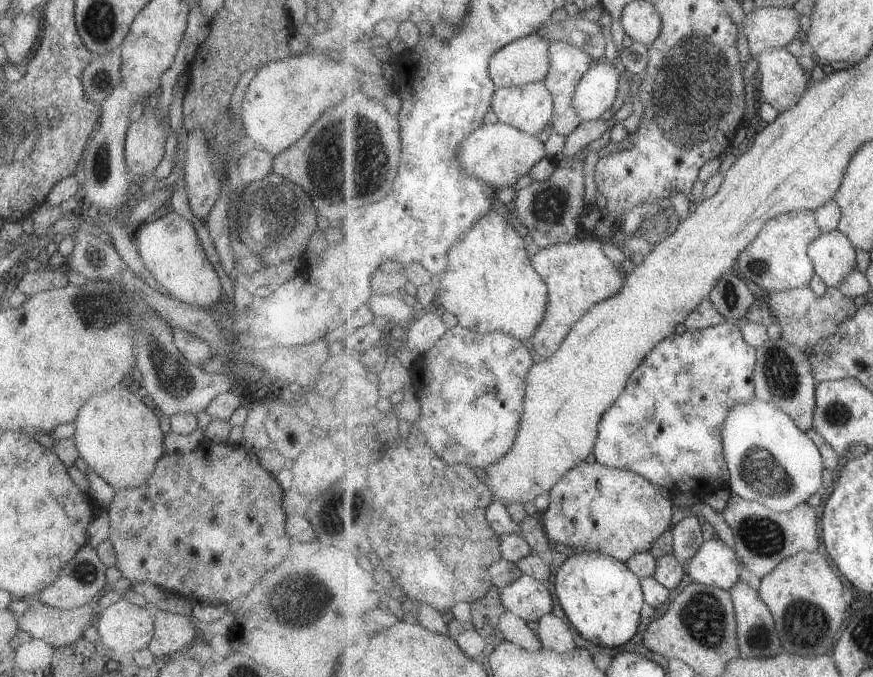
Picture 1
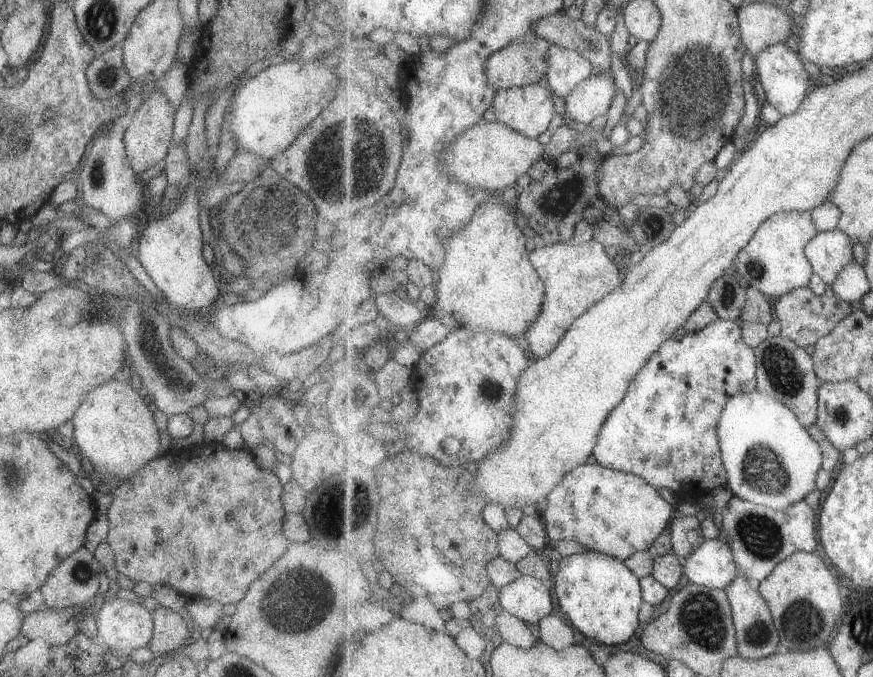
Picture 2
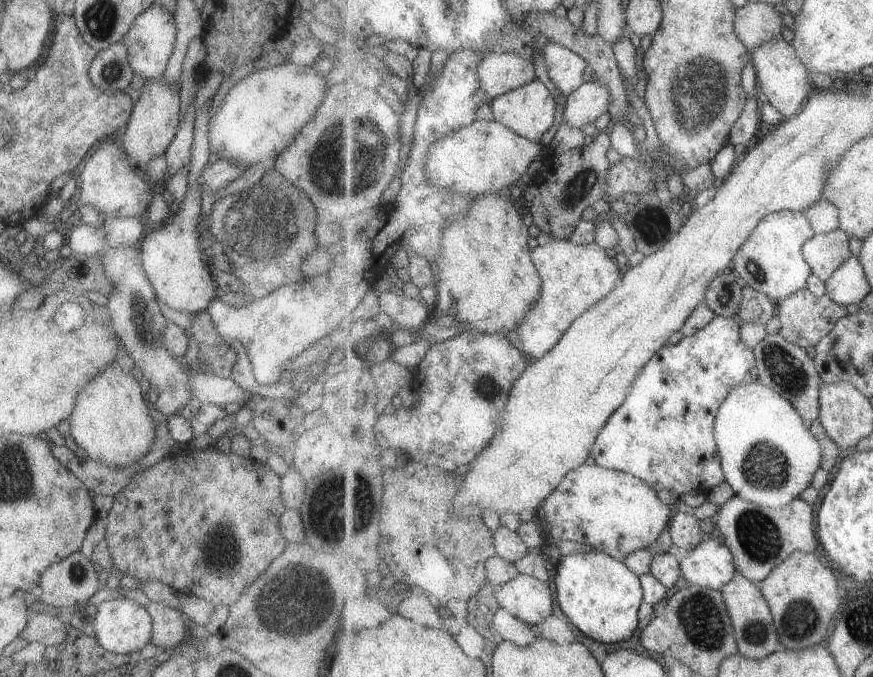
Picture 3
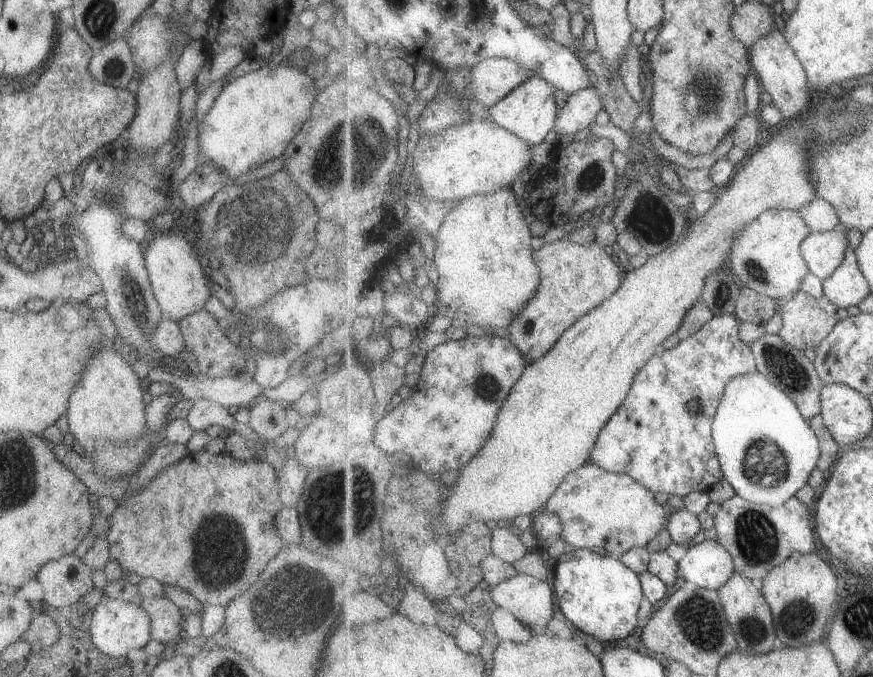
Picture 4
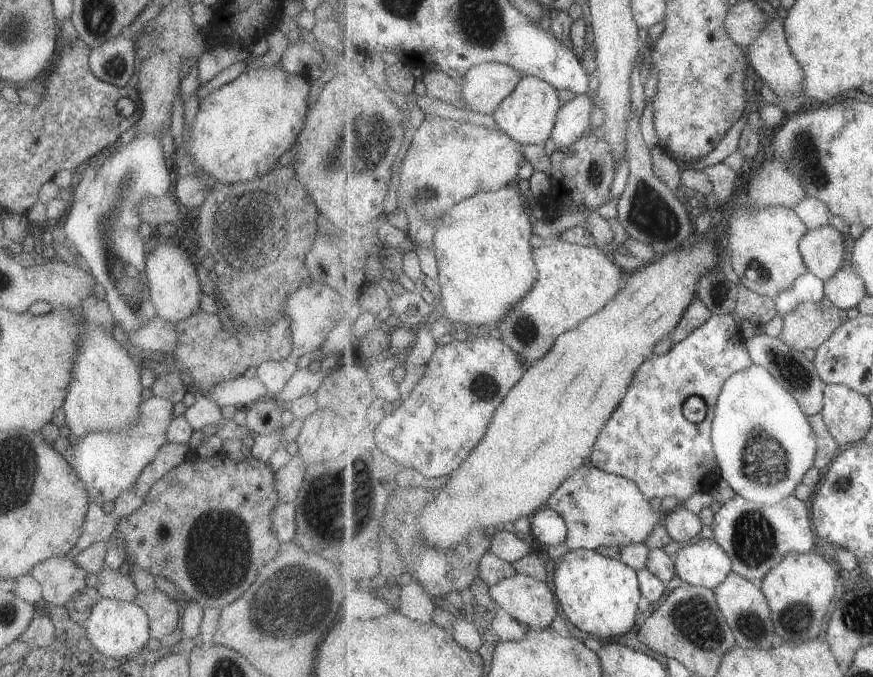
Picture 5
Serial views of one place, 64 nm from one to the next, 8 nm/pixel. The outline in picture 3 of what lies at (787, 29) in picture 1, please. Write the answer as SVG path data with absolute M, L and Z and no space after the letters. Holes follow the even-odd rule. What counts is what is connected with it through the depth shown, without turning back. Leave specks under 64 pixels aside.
M748 1L737 9L735 30L754 53L765 42L773 42L782 36L781 28L785 27L782 15L769 3Z

